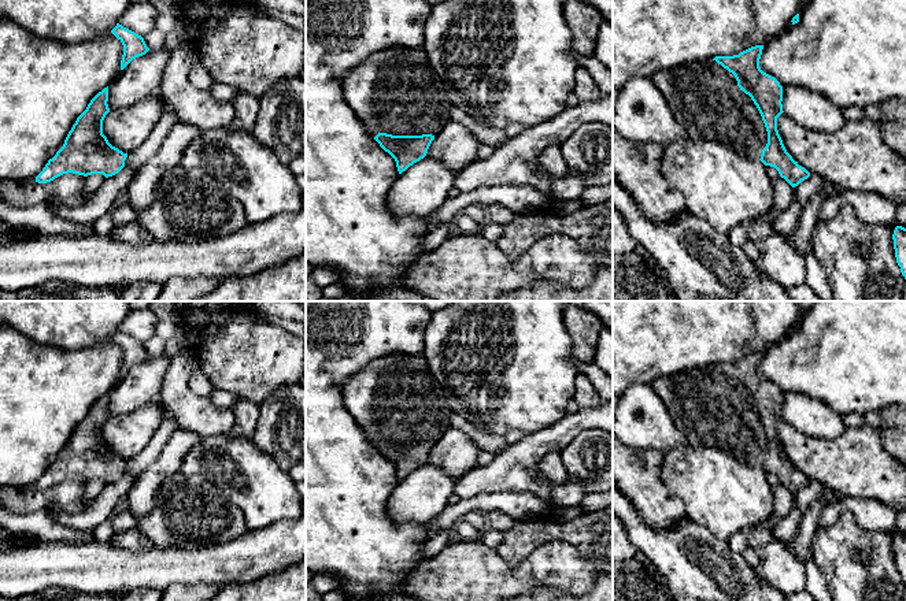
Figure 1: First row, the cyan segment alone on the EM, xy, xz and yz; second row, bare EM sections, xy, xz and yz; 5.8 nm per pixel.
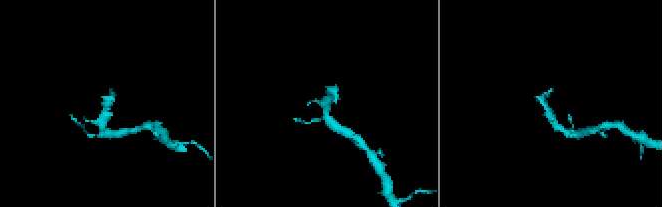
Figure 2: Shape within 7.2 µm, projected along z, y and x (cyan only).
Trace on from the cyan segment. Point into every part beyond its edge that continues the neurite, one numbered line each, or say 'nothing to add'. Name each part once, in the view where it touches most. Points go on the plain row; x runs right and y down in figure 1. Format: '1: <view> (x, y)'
1: yz (703, 404)

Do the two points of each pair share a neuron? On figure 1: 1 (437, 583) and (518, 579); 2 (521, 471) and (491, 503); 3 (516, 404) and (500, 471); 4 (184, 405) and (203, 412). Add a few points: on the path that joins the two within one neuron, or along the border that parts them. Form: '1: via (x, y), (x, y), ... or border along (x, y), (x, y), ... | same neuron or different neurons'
1: via (458, 582), (498, 581) | same neuron
2: border along (536, 494), (492, 490), (473, 497) | different neurons
3: border along (555, 422), (525, 436) | different neurons
4: via (188, 410), (199, 412) | same neuron

